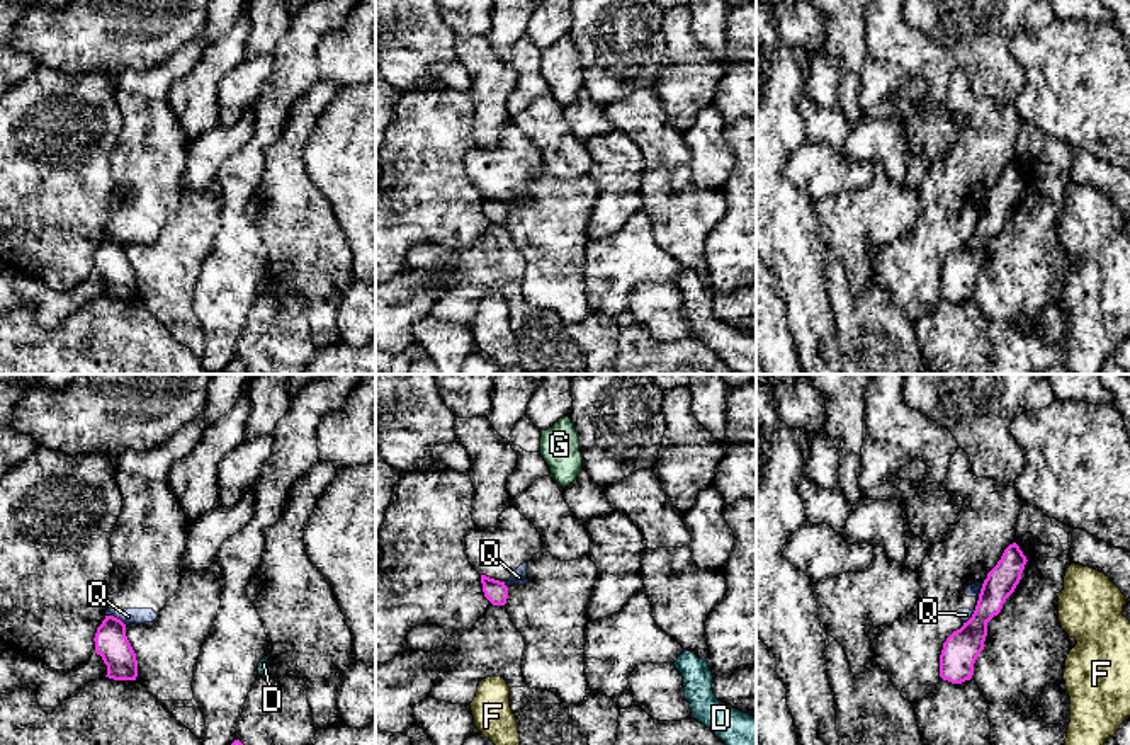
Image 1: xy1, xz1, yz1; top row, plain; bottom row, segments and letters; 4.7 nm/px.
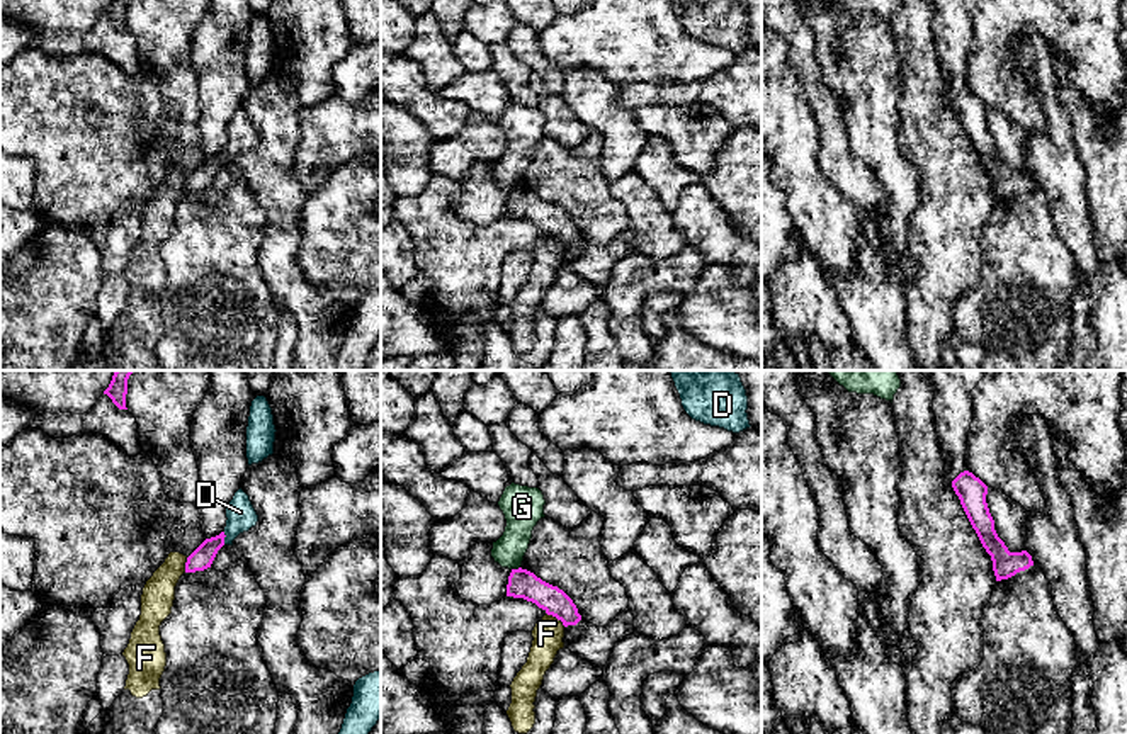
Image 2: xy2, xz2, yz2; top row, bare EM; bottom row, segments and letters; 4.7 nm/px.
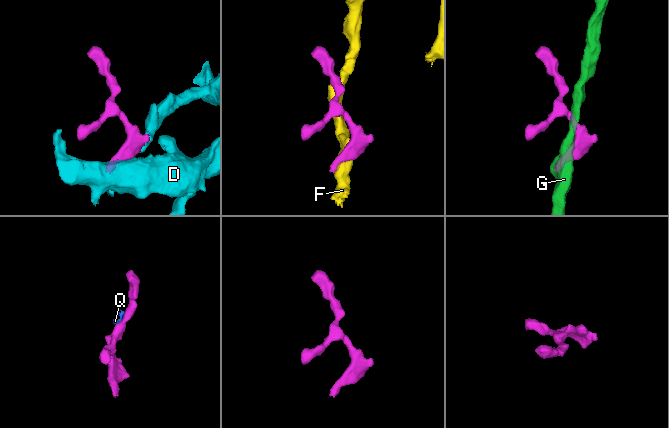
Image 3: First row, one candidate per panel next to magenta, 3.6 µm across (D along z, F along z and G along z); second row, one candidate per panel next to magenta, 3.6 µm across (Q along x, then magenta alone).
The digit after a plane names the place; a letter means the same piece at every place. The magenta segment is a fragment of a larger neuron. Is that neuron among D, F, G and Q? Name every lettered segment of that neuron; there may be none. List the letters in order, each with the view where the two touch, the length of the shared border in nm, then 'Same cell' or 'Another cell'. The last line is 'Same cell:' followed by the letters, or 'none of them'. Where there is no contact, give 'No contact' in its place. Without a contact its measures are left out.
D: Touches magenta in xy2. Shared border 60 nm. Same cell
F: Touches magenta in xz2. Shared border 120 nm. Another cell
G: Touches magenta in xz2. Shared border 40 nm. Another cell
Q: Touches magenta in xy1. Shared border 120 nm. Another cell
Same cell: D

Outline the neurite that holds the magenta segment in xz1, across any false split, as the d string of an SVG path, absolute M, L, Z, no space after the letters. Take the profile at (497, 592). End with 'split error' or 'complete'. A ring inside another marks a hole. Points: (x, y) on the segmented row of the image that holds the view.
M481 575L481 583L483 583L483 592L484 597L493 604L493 606L505 606L508 599L508 587L505 582L489 578L486 575Z | complete

